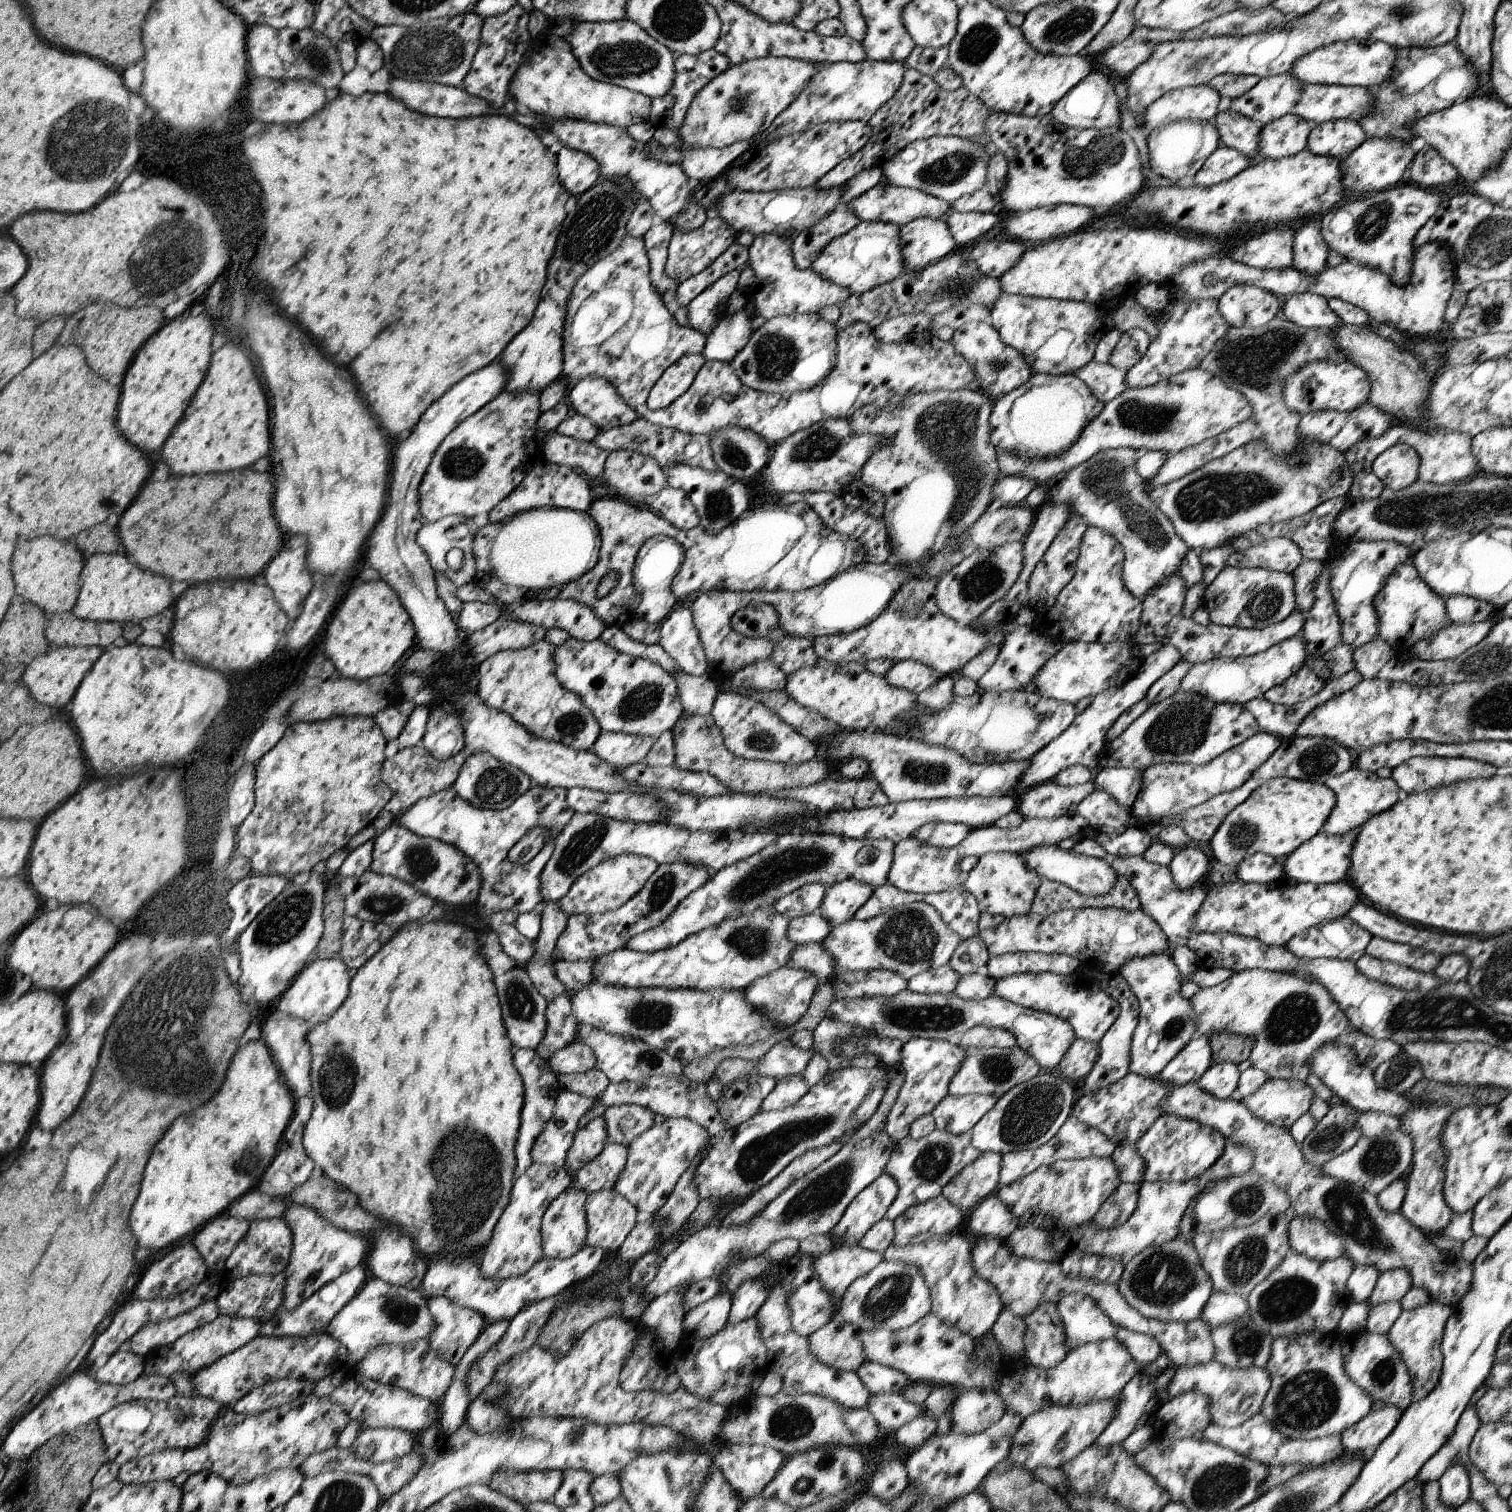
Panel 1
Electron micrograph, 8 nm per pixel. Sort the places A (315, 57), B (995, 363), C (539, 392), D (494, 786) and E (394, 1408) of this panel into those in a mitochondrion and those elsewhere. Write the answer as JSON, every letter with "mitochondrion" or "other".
{"A":"mitochondrion","B":"mitochondrion","C":"other","D":"mitochondrion","E":"other"}

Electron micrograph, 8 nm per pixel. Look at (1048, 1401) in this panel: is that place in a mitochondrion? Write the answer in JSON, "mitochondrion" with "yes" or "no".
{"mitochondrion":"no"}

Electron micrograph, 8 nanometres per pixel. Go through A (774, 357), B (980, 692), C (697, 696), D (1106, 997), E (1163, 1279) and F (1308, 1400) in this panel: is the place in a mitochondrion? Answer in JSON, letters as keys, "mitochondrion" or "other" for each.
{"A":"mitochondrion","B":"other","C":"other","D":"other","E":"mitochondrion","F":"mitochondrion"}

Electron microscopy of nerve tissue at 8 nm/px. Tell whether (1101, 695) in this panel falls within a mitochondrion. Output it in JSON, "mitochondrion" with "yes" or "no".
{"mitochondrion":"no"}

